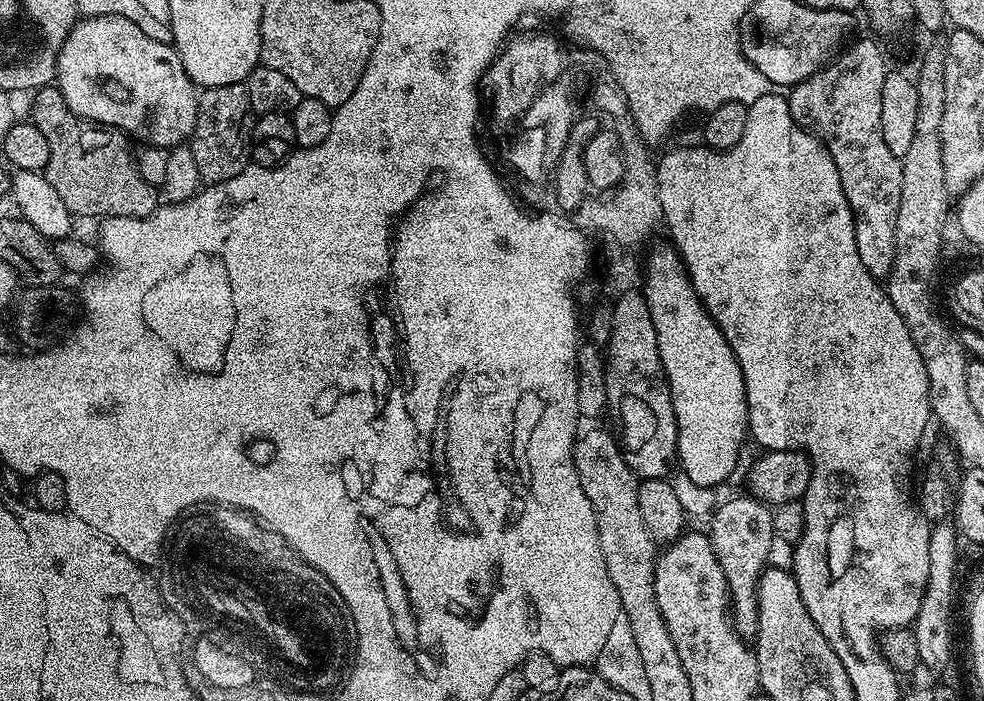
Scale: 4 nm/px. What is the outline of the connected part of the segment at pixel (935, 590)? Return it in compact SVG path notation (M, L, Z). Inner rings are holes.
M940 522L930 538L930 576L918 610L912 633L918 642L920 664L933 670L944 668L952 660L952 603L956 600L956 540L958 533L951 523Z

